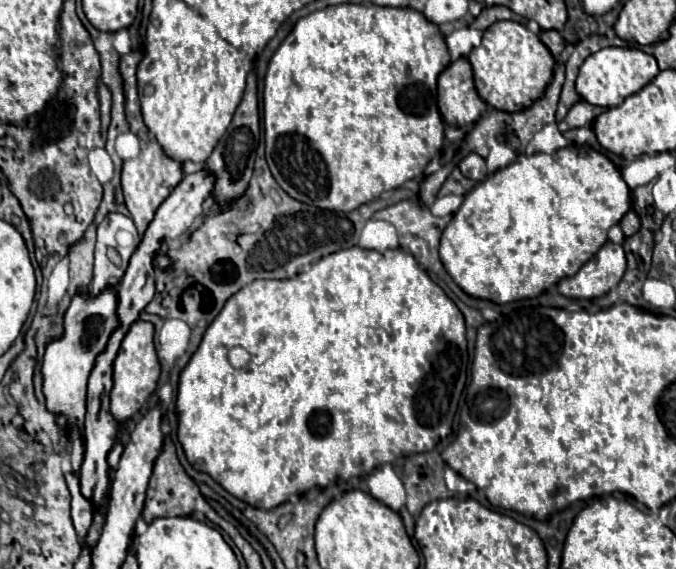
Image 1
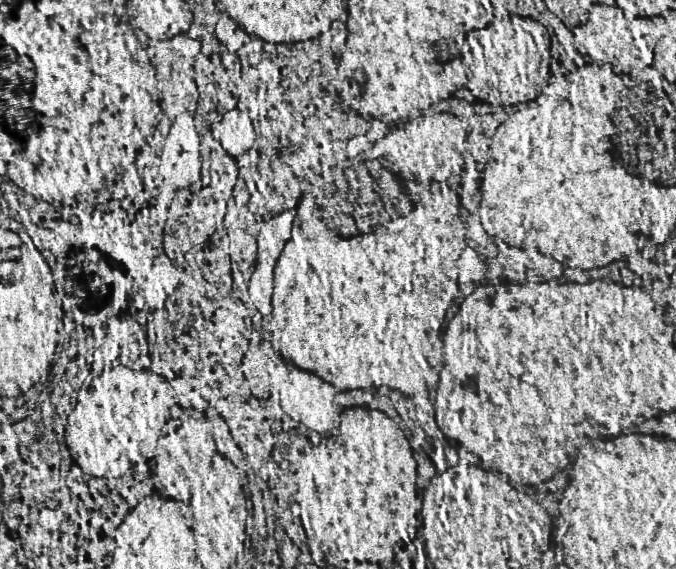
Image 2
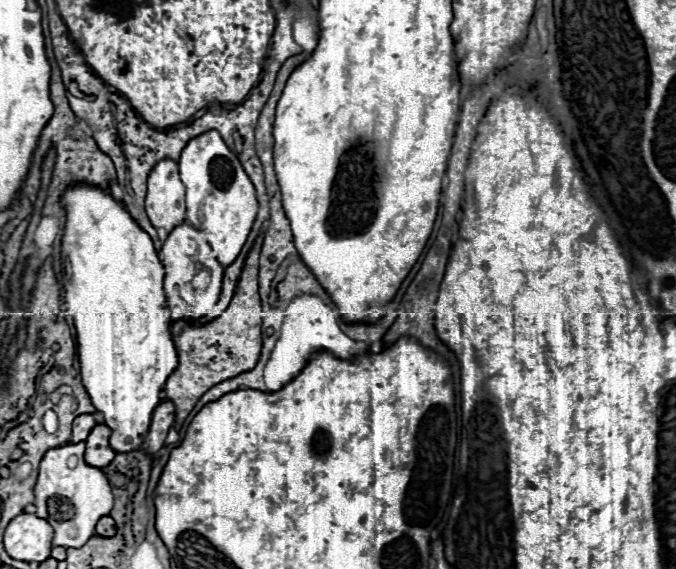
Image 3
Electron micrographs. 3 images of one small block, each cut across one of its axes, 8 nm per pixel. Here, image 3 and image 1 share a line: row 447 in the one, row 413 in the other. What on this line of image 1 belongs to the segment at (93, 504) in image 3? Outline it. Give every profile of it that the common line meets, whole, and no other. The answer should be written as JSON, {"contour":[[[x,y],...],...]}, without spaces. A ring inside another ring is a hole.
{"contour":[[[108,288],[100,296],[74,296],[70,308],[64,314],[64,336],[52,344],[48,344],[44,362],[42,362],[42,374],[44,374],[44,394],[46,394],[46,406],[50,412],[58,412],[66,424],[72,420],[78,420],[78,426],[82,428],[84,412],[86,412],[86,384],[90,370],[94,366],[96,356],[104,350],[110,332],[118,326],[116,312],[116,292]]]}

